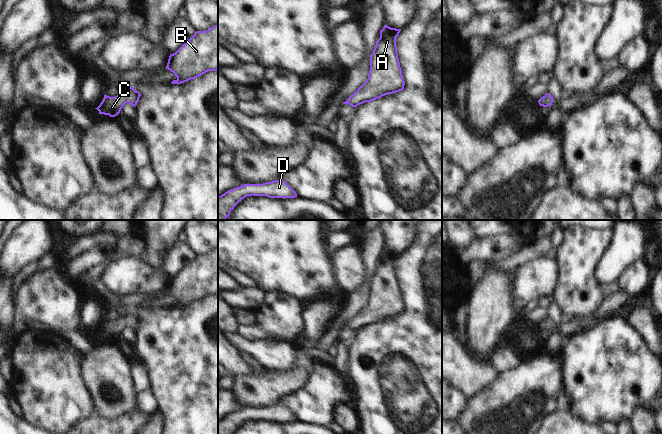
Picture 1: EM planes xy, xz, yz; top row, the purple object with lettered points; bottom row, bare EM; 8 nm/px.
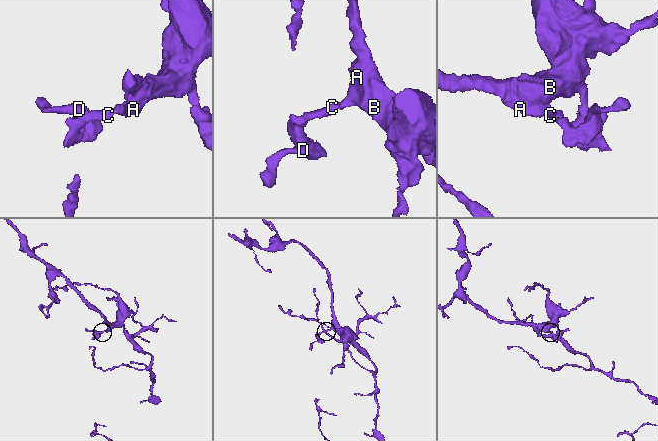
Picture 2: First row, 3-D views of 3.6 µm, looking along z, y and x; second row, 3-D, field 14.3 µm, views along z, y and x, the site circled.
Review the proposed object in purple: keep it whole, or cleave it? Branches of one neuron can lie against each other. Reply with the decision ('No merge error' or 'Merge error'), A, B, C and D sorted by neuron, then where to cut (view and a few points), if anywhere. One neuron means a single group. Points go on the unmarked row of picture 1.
No merge error. Groups: A B C D. No split

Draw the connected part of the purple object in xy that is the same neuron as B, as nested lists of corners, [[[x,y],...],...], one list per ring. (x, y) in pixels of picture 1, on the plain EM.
[[[218,248],[207,255],[196,255],[175,277],[170,278],[166,293],[177,301],[172,308],[195,303],[218,293]]]

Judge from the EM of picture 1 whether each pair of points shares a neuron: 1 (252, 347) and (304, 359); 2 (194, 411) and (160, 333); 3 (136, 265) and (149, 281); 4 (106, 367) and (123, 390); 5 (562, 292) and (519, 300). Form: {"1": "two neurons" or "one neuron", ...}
{"1": "two neurons", "2": "one neuron", "3": "one neuron", "4": "one neuron", "5": "two neurons"}

